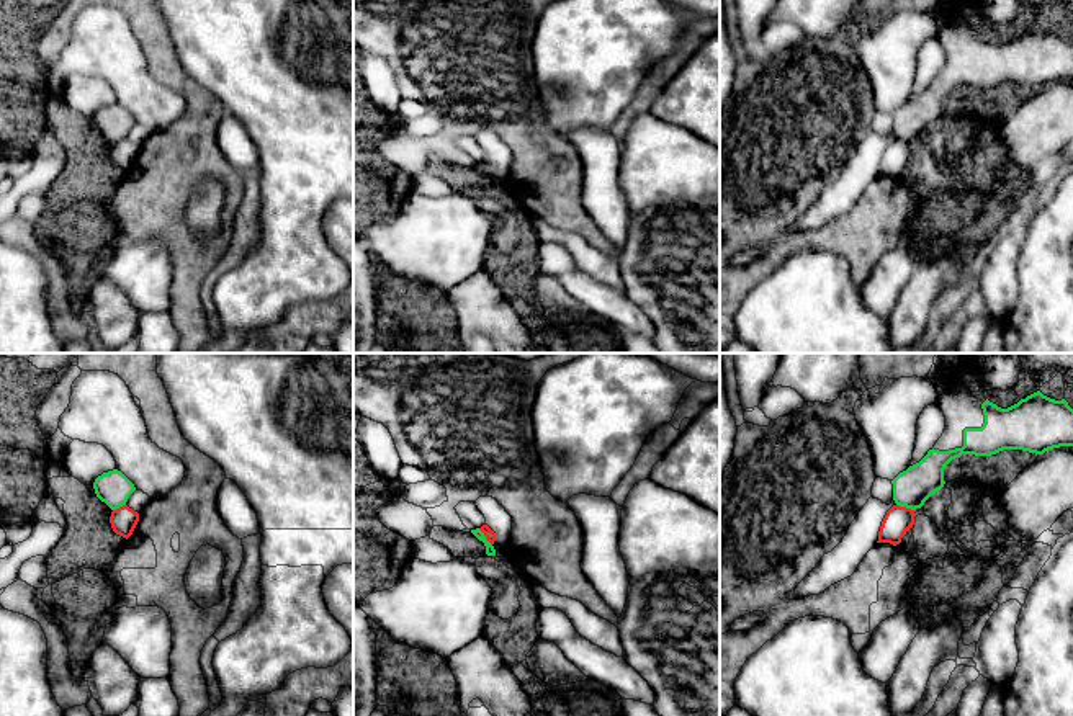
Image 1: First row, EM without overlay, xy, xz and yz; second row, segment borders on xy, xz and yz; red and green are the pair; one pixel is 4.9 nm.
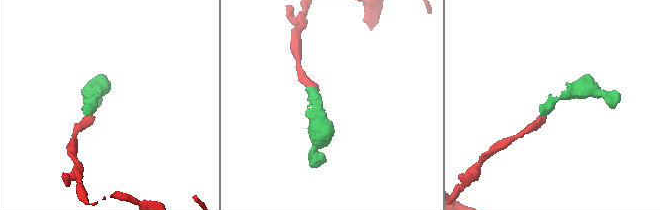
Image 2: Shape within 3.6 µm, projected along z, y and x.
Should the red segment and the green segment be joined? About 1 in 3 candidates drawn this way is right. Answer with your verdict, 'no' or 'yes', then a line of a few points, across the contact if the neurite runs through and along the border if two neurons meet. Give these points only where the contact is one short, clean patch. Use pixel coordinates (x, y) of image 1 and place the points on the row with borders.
no; line yz (897, 504), (913, 510)

